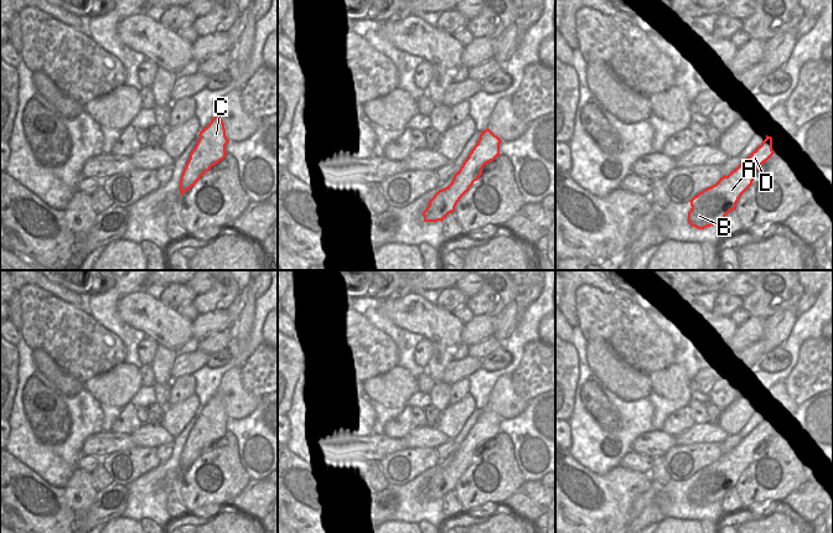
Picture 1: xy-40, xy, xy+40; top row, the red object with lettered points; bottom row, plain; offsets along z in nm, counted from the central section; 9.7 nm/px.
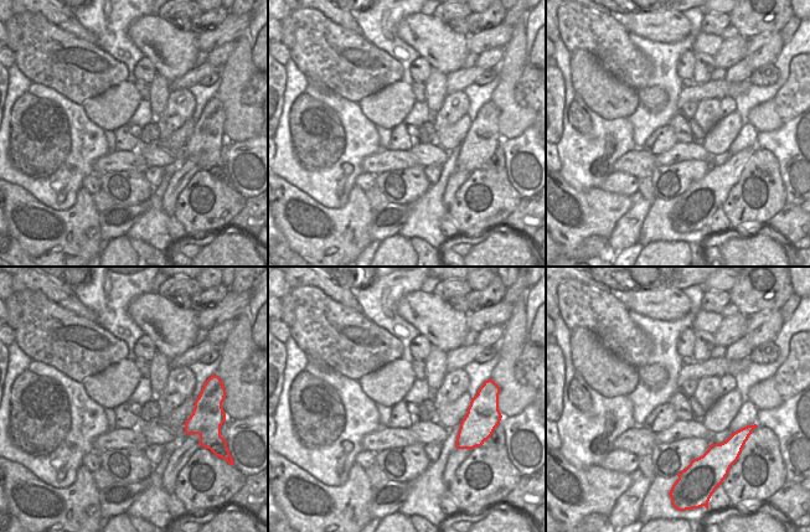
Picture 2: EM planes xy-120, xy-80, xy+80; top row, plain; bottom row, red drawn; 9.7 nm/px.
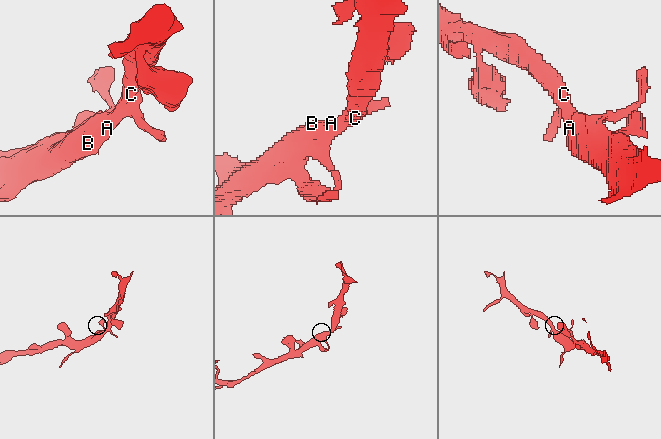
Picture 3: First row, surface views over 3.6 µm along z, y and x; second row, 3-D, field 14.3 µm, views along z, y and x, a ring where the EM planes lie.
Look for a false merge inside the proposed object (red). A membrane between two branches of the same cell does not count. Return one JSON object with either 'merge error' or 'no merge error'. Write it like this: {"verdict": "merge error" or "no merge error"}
{"verdict": "no merge error"}

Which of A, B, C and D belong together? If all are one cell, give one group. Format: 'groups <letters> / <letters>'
groups A B C D

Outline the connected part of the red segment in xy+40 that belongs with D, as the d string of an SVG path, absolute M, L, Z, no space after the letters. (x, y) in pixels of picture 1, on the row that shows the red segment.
M772 138L766 139L728 176L694 196L688 212L688 223L698 229L721 224L725 216L734 211L741 195L752 185L755 172L772 155Z

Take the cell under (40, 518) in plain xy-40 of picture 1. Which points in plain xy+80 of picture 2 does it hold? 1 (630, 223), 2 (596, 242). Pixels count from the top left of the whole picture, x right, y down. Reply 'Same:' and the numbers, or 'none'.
Same: none

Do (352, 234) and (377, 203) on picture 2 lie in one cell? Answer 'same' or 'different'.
different

